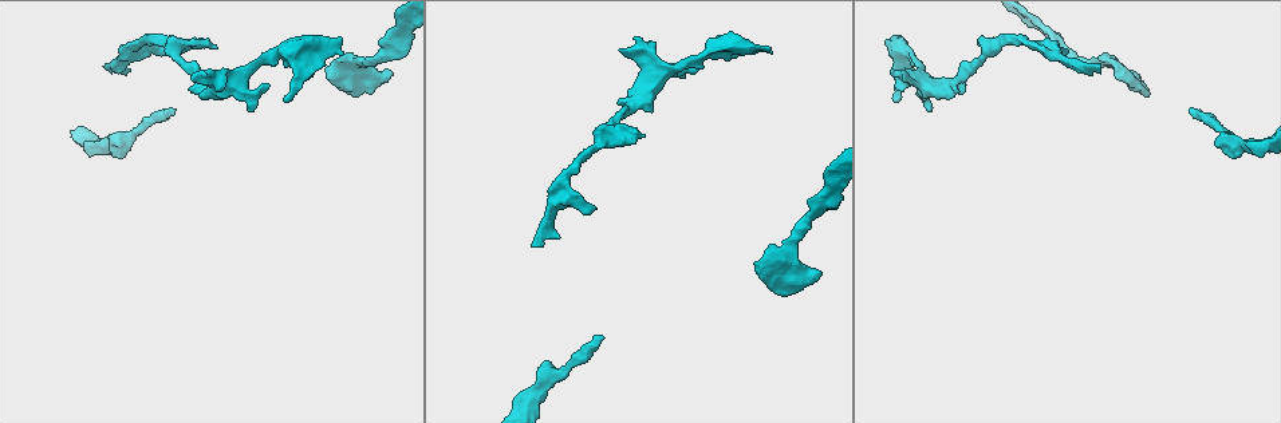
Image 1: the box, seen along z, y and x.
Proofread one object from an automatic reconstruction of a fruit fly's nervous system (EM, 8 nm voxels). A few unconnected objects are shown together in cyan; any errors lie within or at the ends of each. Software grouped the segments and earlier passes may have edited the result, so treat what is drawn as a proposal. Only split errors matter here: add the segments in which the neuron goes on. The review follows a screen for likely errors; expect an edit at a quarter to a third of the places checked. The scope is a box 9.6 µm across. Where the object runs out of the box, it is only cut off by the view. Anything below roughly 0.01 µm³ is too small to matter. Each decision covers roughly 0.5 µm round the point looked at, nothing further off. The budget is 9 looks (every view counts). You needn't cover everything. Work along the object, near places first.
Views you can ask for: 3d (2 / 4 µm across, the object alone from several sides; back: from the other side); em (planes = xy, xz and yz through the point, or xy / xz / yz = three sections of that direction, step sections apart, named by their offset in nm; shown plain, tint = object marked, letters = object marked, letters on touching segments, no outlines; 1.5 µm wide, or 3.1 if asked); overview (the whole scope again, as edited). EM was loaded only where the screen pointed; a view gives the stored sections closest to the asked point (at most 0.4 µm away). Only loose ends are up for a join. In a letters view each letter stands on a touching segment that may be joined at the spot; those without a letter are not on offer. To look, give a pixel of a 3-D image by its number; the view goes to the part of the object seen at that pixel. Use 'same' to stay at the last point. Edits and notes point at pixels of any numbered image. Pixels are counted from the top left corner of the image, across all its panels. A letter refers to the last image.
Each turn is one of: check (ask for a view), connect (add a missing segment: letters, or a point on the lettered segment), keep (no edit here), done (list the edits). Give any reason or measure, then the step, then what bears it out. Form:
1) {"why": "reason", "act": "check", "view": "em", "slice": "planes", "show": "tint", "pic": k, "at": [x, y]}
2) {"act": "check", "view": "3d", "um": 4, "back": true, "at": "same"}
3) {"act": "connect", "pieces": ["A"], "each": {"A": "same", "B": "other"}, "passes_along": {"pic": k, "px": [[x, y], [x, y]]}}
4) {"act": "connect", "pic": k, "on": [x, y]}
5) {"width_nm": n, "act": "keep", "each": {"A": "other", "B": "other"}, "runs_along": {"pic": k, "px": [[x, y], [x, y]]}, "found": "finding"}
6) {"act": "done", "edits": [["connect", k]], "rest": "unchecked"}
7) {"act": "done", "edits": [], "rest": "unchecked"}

{"act": "check", "view": "em", "slice": "planes", "show": "letters", "pic": 1, "at": [623, 48]}

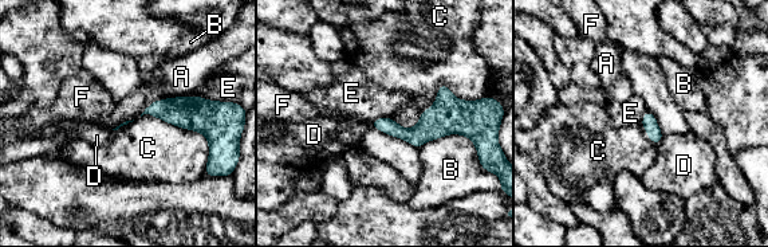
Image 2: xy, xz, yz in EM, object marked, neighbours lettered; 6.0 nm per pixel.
{"longest_contact_nm": ["C", 550], "act": "keep", "each": {"A": "other", "B": "other", "C": "other", "D": "other", "E": "other", "F": "other"}, "found": "no lettered segment goes on from it"}

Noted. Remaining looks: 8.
{"why": "an open end", "act": "check", "view": "3d", "um": 4, "pic": 1, "at": [286, 100]}

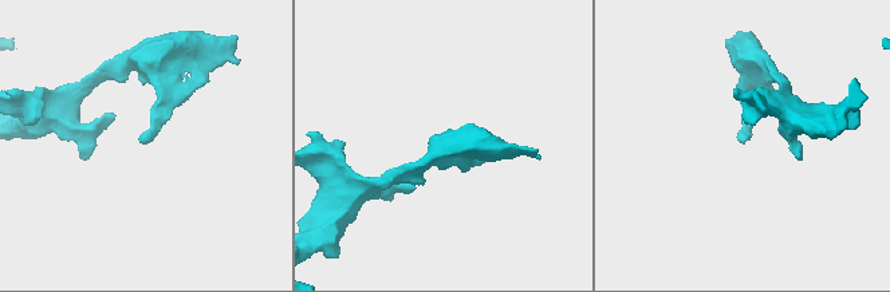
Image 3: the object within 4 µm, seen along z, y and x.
{"why": "now the EM", "act": "check", "view": "em", "slice": "planes", "show": "plain", "pic": 3, "at": [739, 141]}

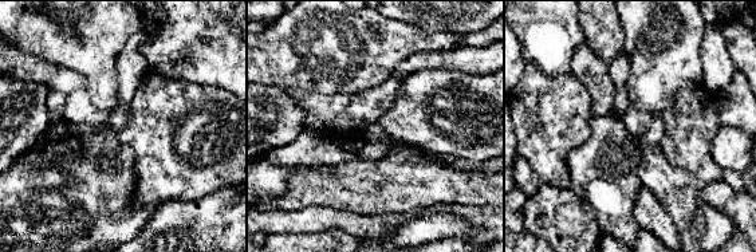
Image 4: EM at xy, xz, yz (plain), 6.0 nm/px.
{"act": "check", "view": "em", "slice": "planes", "show": "letters", "at": "same"}

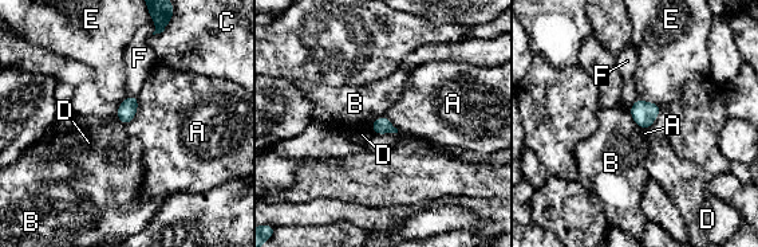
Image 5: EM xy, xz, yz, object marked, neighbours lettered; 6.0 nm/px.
{"width_nm": 100, "act": "keep", "each": {"A": "other", "B": "other", "C": "other", "D": "other", "E": "other", "F": "other"}, "border": {"pic": 5, "px": [[628, 110], [632, 120], [640, 126]]}, "found": "none of them fits"}

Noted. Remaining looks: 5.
{"why": "branch stops here", "act": "check", "view": "em", "slice": "planes", "show": "letters", "pic": 1, "at": [601, 335]}

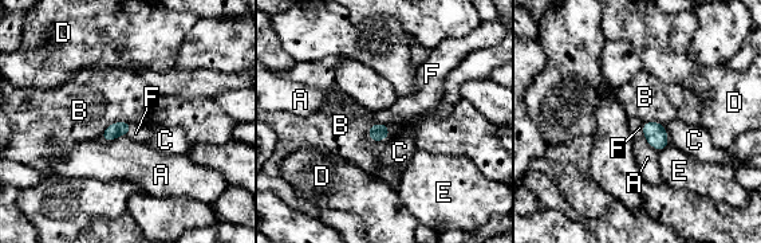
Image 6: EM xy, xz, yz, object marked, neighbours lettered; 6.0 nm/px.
{"act": "connect", "pieces": ["F"], "each": {"A": "other", "B": "other", "C": "other", "D": "other", "E": "other", "F": "same"}, "found": "it goes on there"}

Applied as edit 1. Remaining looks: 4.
{"act": "done", "edits": [["connect", 6]], "rest": "unchecked"}

